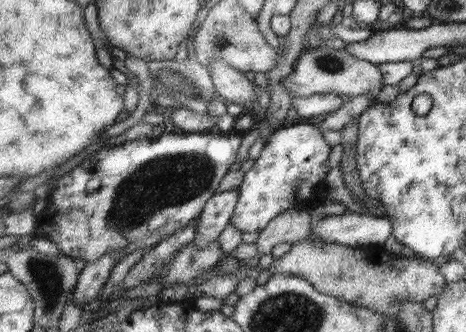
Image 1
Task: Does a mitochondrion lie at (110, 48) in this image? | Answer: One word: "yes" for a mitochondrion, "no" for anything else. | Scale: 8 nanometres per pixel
no

